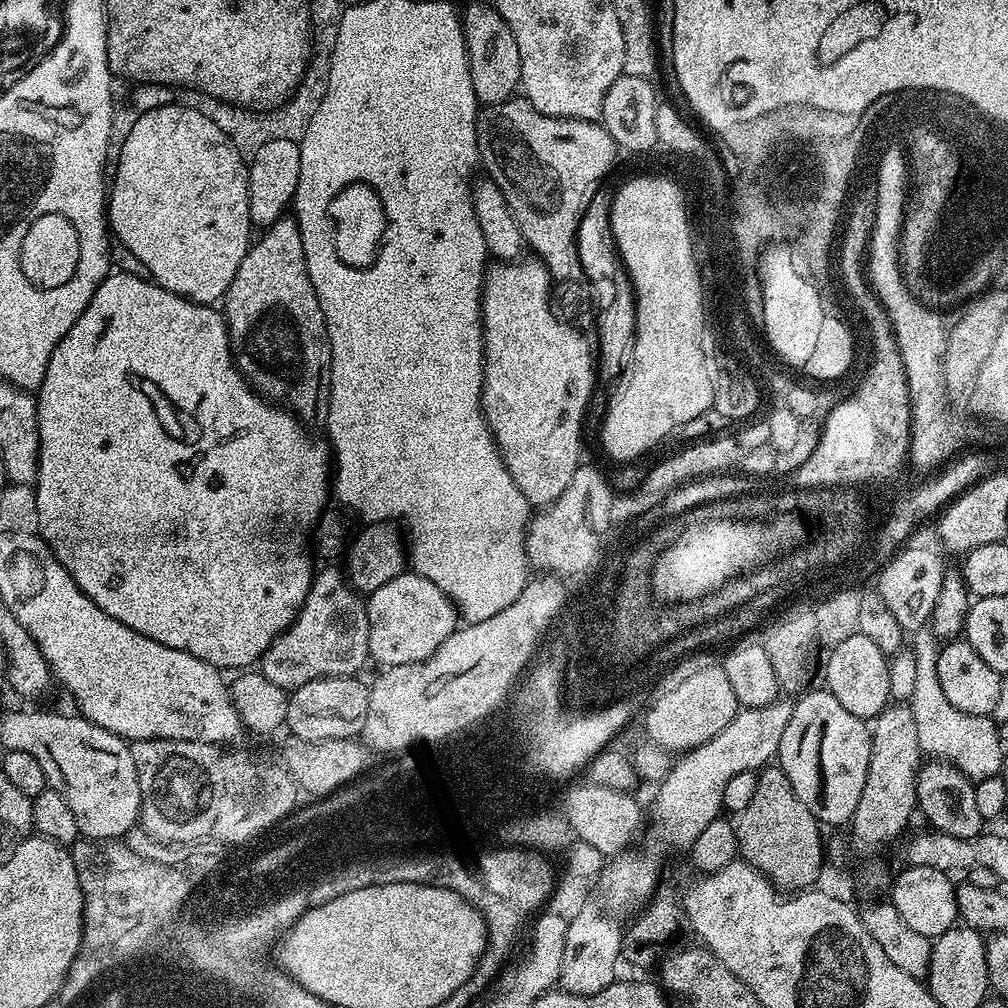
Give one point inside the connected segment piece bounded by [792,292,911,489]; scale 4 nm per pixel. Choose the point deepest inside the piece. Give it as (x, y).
(867, 437)

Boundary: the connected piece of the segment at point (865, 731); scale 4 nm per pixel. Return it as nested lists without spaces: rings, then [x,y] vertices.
[[[805,691],[793,703],[790,722],[786,722],[786,731],[782,733],[778,766],[790,778],[794,794],[806,802],[821,825],[847,825],[854,810],[858,810],[862,786],[866,786],[872,734],[869,725],[844,709],[834,694],[812,691]]]

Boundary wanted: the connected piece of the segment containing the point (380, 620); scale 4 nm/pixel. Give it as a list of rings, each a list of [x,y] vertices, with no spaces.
[[[405,570],[398,578],[386,582],[386,586],[378,586],[367,597],[368,617],[370,618],[370,646],[368,647],[369,657],[373,661],[377,660],[380,666],[402,666],[403,664],[413,664],[422,662],[450,638],[450,634],[458,627],[458,609],[453,600],[434,582],[416,575],[411,570]]]

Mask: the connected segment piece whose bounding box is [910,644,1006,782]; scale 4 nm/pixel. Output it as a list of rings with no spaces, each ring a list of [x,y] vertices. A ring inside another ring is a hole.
[[[924,644],[915,649],[917,674],[914,681],[914,694],[910,707],[914,722],[918,724],[918,742],[920,751],[925,757],[944,760],[958,771],[975,782],[997,775],[1000,765],[1005,763],[1006,756],[1000,749],[1000,736],[987,716],[975,716],[963,713],[952,706],[942,692],[936,670],[937,649]]]

